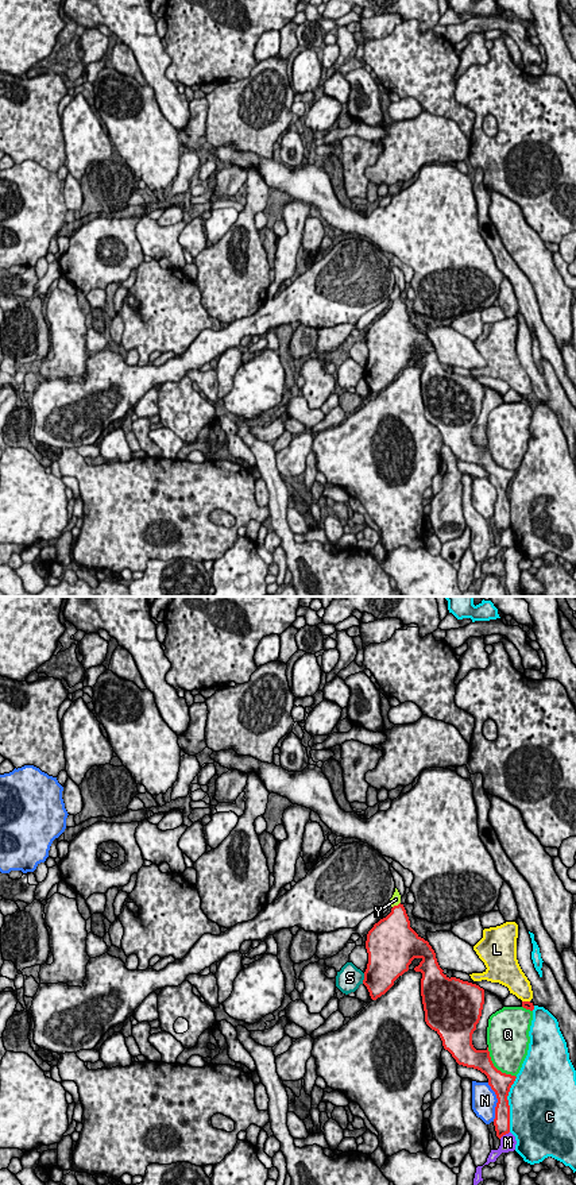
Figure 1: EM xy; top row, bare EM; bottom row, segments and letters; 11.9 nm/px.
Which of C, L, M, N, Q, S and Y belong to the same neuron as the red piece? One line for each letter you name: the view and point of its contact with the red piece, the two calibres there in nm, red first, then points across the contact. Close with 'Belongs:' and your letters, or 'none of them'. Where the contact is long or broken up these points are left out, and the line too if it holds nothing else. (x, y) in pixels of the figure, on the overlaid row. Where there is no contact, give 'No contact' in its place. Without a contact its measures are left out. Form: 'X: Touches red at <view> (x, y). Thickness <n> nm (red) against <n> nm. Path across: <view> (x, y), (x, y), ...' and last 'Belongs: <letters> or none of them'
Y: Touches red at xy (395, 906). Thickness 340 nm (red) against 120 nm. Path across: xy (395, 926), (395, 906), (395, 899)
Belongs: Y

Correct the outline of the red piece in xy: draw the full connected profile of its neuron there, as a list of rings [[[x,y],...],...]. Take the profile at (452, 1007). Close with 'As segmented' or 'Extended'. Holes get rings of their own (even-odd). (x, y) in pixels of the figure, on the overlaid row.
[[[397,888],[388,904],[393,907],[391,912],[375,923],[367,934],[368,964],[363,984],[371,999],[376,1000],[409,970],[414,958],[422,960],[414,970],[422,973],[425,1022],[440,1035],[444,1049],[459,1065],[478,1069],[487,1076],[488,1085],[498,1099],[494,1126],[500,1139],[510,1132],[507,1096],[517,1077],[502,1073],[494,1066],[488,1047],[476,1050],[472,1045],[472,1034],[484,1004],[484,989],[442,973],[429,942],[410,927]]]. Extended

